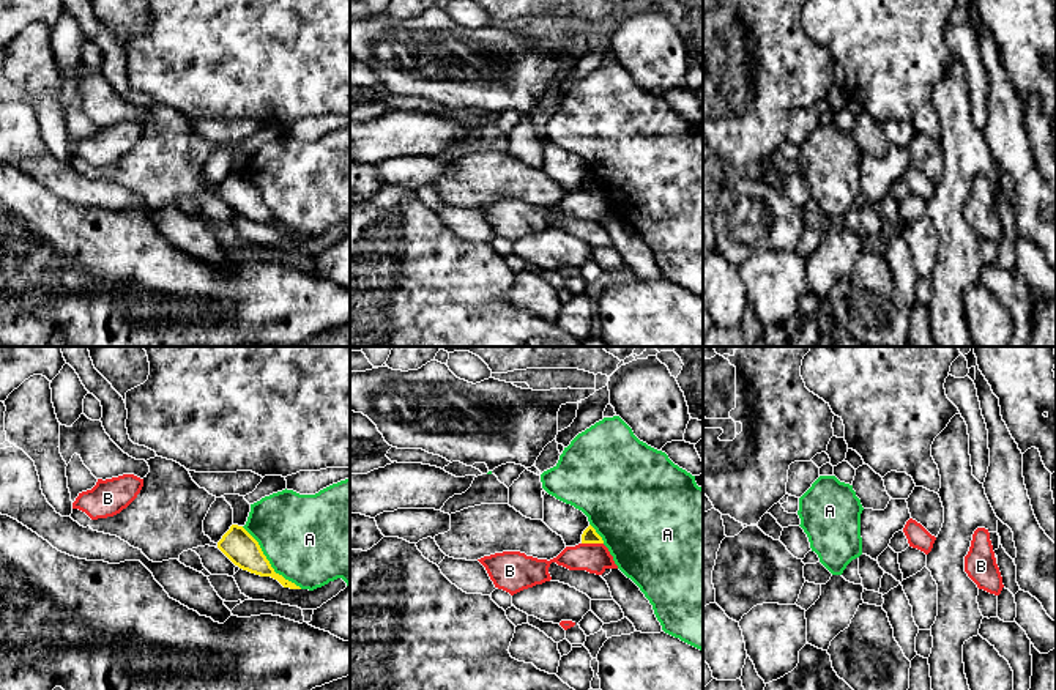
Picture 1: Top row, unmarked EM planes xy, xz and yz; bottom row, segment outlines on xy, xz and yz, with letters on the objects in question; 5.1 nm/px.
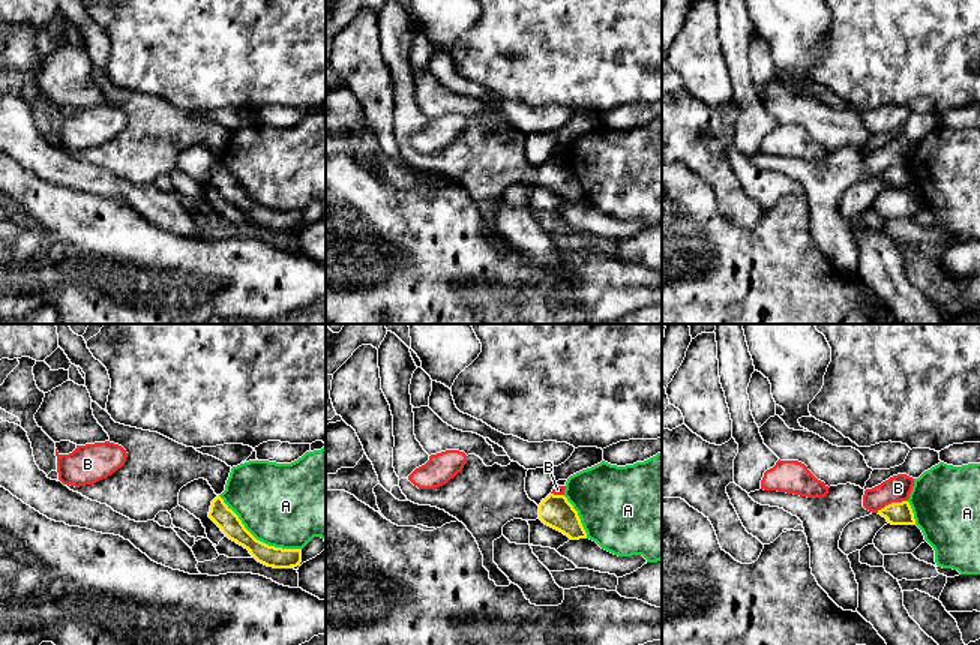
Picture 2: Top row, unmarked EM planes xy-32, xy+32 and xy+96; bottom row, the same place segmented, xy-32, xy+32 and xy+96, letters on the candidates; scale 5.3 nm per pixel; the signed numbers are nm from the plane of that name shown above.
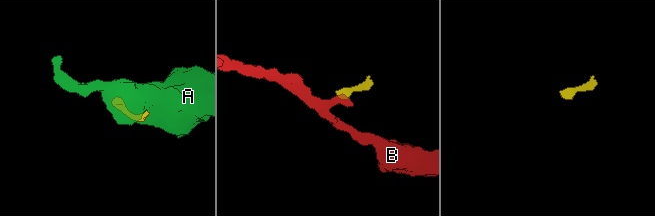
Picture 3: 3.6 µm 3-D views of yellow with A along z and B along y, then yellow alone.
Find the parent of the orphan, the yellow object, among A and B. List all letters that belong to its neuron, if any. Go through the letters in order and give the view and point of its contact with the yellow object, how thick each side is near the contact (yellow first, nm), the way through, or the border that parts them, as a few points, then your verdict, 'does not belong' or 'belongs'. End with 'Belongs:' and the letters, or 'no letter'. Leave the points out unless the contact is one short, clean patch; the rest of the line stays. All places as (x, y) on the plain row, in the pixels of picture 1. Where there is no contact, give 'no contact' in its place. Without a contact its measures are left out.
A: meets yellow in xy at (268, 210); 170 nm thick on the yellow side, 460 nm on the other; does not belong
B: meets yellow in xz at (593, 189); 80 nm thick on the yellow side, 160 nm on the other; border along xz (582, 189), (602, 191); does not belong
Belongs: no letter

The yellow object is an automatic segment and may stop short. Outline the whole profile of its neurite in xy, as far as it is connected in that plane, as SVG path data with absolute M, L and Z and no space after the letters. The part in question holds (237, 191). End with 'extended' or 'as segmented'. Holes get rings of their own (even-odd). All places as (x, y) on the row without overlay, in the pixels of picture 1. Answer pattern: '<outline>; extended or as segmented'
M154 104L147 110L150 120L143 124L140 140L120 161L91 167L85 159L73 156L71 165L84 175L120 184L153 210L180 206L183 198L210 192L243 217L271 224L284 235L301 236L274 219L258 189L243 175L251 159L244 143L221 143L233 156L233 172L214 191L203 180L203 167L216 143L200 135L189 118L173 107Z; extended

